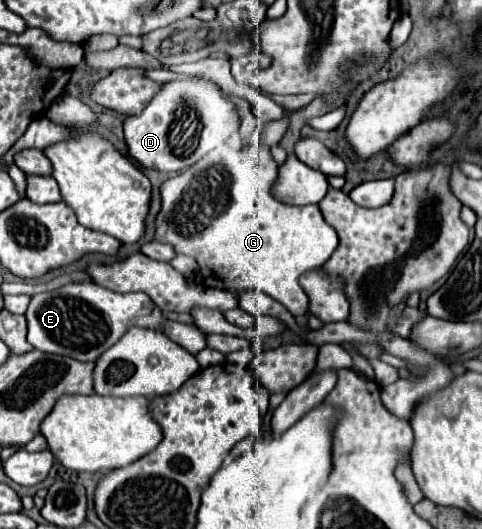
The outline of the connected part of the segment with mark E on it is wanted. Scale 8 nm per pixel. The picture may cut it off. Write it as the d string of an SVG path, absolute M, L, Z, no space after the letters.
M81 281L81 283L67 283L55 291L45 291L45 293L35 293L31 295L31 303L25 311L27 319L27 341L37 349L53 355L67 355L77 361L95 361L105 349L113 347L123 333L129 327L149 327L149 329L159 329L161 323L165 321L161 309L149 299L145 293L113 293L93 281Z

